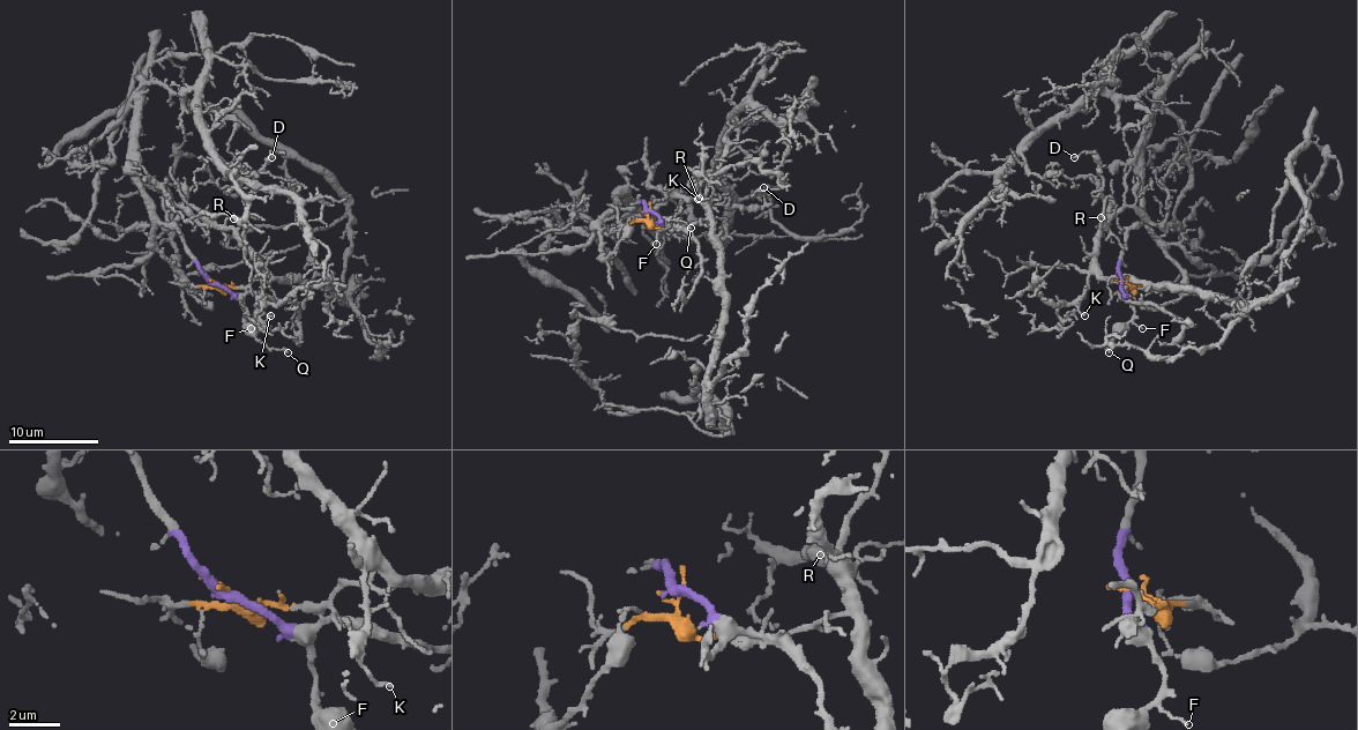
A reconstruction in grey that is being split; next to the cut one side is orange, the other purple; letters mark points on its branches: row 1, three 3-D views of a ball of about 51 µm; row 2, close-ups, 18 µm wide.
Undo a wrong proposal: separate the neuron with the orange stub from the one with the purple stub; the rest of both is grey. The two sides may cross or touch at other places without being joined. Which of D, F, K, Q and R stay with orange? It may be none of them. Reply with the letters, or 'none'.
D, K, R

